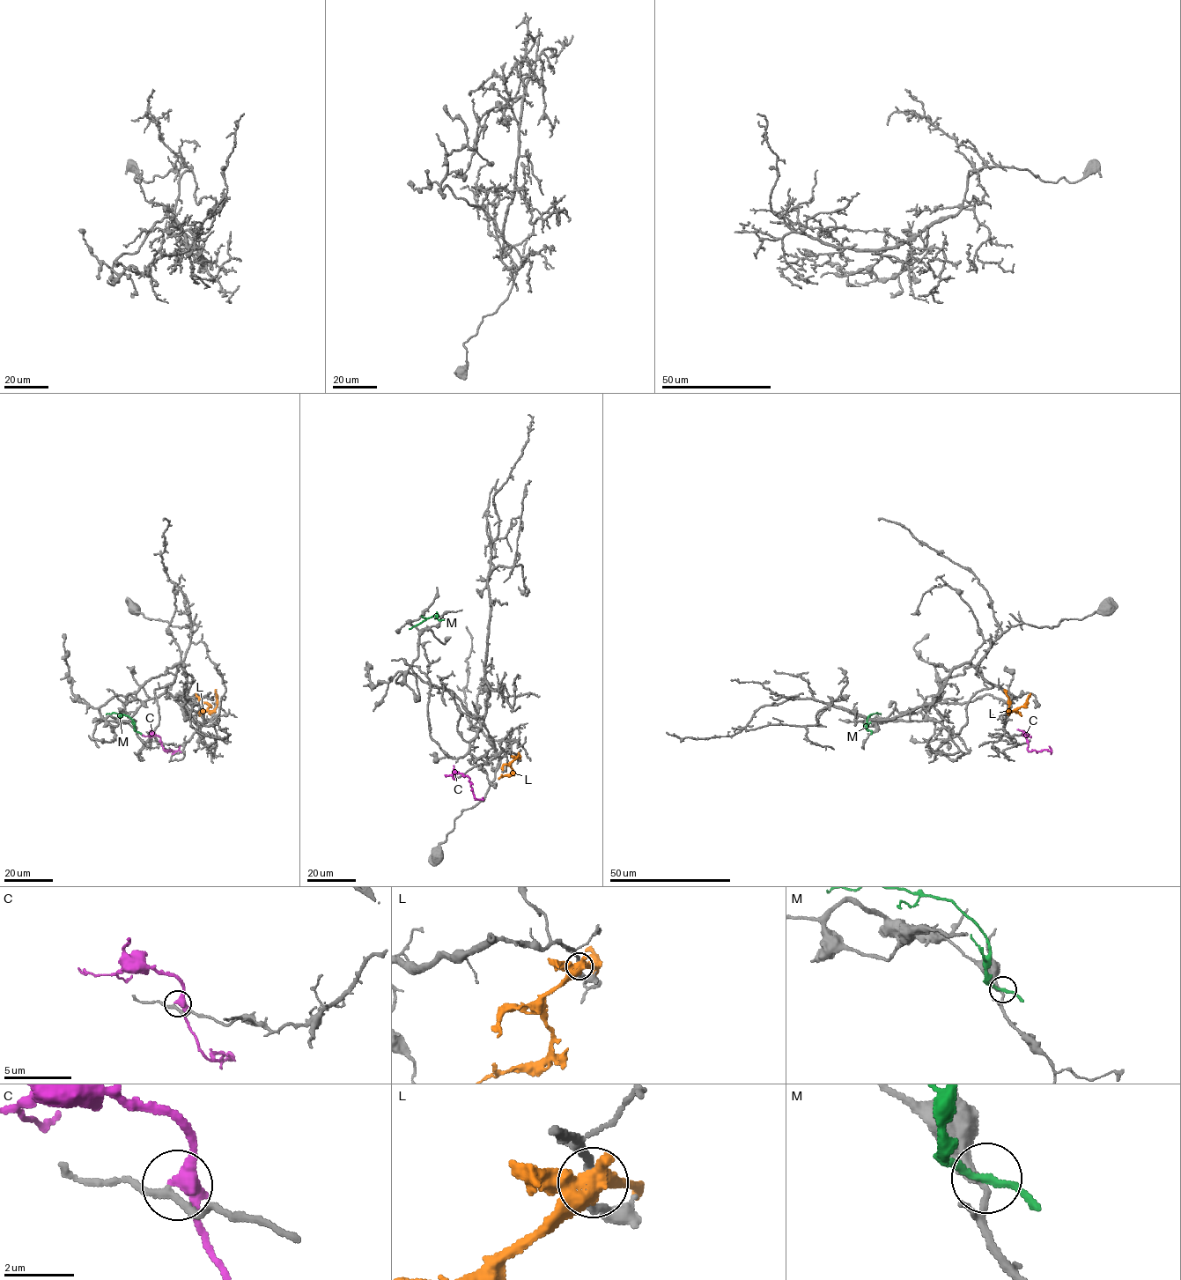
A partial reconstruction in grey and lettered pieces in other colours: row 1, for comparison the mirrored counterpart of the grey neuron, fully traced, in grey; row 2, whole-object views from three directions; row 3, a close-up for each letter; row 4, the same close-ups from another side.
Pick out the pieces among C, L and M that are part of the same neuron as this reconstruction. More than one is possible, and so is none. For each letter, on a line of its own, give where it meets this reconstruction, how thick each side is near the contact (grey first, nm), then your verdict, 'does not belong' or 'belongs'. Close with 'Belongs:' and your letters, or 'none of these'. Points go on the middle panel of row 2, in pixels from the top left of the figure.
C: contact (462, 776); calibres 190 and 360 nm; belongs
L: contact (517, 757); calibres 240 and 550 nm; does not belong
M: contact (440, 620); calibres 190 and 180 nm; does not belong
Belongs: C

